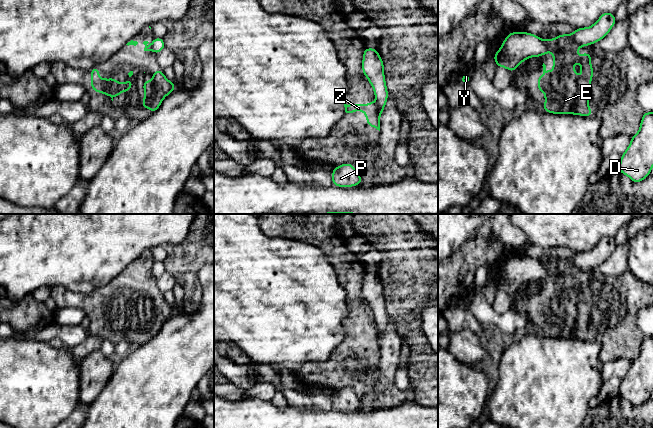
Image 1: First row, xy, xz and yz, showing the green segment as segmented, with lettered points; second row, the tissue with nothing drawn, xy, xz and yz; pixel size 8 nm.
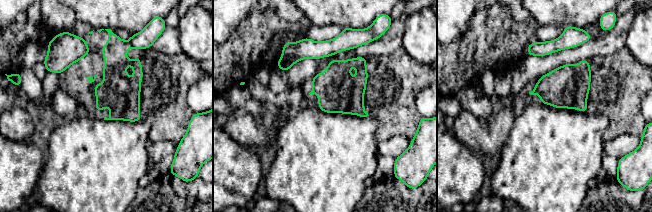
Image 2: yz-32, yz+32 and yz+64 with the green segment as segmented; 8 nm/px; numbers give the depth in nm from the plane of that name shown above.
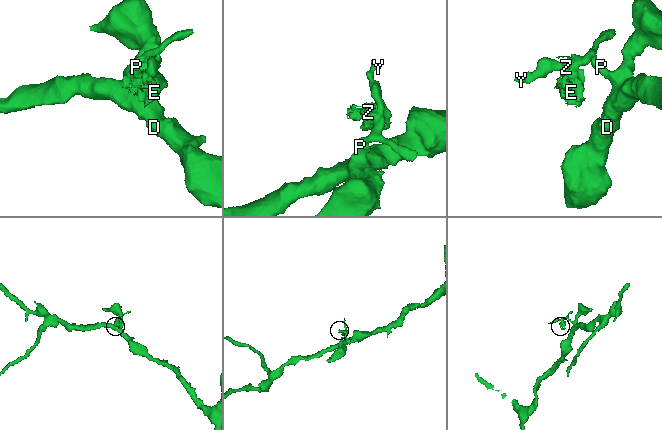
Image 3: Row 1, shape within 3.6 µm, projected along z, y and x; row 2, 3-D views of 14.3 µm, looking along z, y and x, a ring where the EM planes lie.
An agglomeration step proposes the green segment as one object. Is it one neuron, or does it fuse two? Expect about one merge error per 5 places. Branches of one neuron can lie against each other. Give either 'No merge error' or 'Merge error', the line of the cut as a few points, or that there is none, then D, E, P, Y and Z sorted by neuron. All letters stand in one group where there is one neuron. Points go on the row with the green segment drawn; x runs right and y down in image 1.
Merge error. Split along yz (580, 45), (567, 43), (561, 48), (551, 51). Groups: D P Y / E Z

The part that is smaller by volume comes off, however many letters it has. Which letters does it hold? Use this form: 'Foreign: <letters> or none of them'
Foreign: E, Z

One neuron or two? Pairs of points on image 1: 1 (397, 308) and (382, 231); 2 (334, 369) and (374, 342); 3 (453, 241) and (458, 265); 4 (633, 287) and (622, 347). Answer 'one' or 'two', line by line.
1: one
2: one
3: two
4: one

